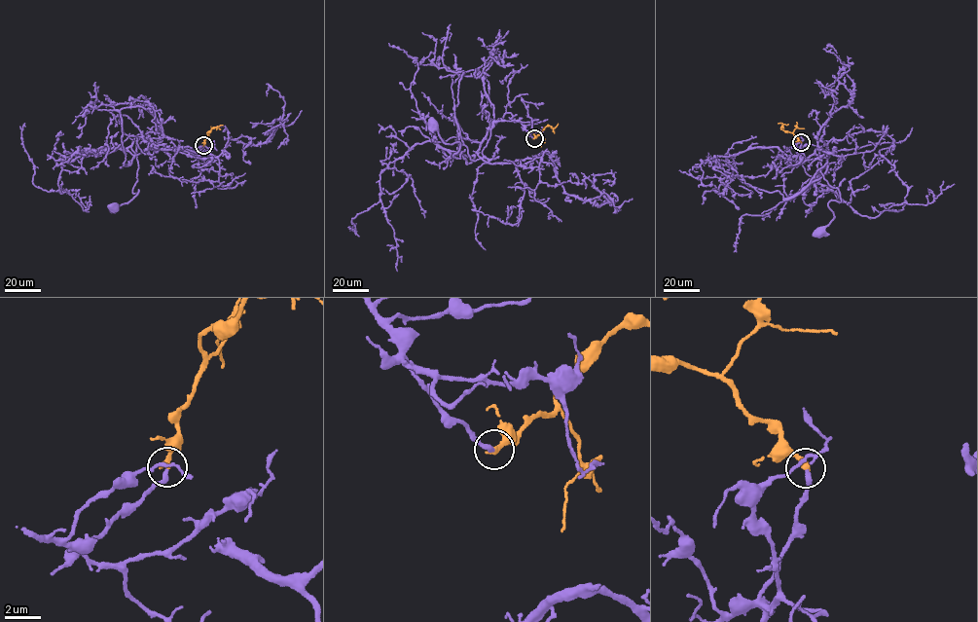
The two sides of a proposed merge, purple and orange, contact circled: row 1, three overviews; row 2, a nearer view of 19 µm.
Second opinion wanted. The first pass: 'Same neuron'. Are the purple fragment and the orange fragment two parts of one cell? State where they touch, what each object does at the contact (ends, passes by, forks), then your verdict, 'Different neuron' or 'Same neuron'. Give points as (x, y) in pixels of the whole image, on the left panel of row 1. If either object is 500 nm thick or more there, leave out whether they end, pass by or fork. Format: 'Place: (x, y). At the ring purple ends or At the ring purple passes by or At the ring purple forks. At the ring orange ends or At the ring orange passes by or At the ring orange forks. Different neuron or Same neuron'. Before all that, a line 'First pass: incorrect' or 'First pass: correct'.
First pass: correct
Place: (203, 145). At the ring purple ends. At the ring orange ends. Same neuron

